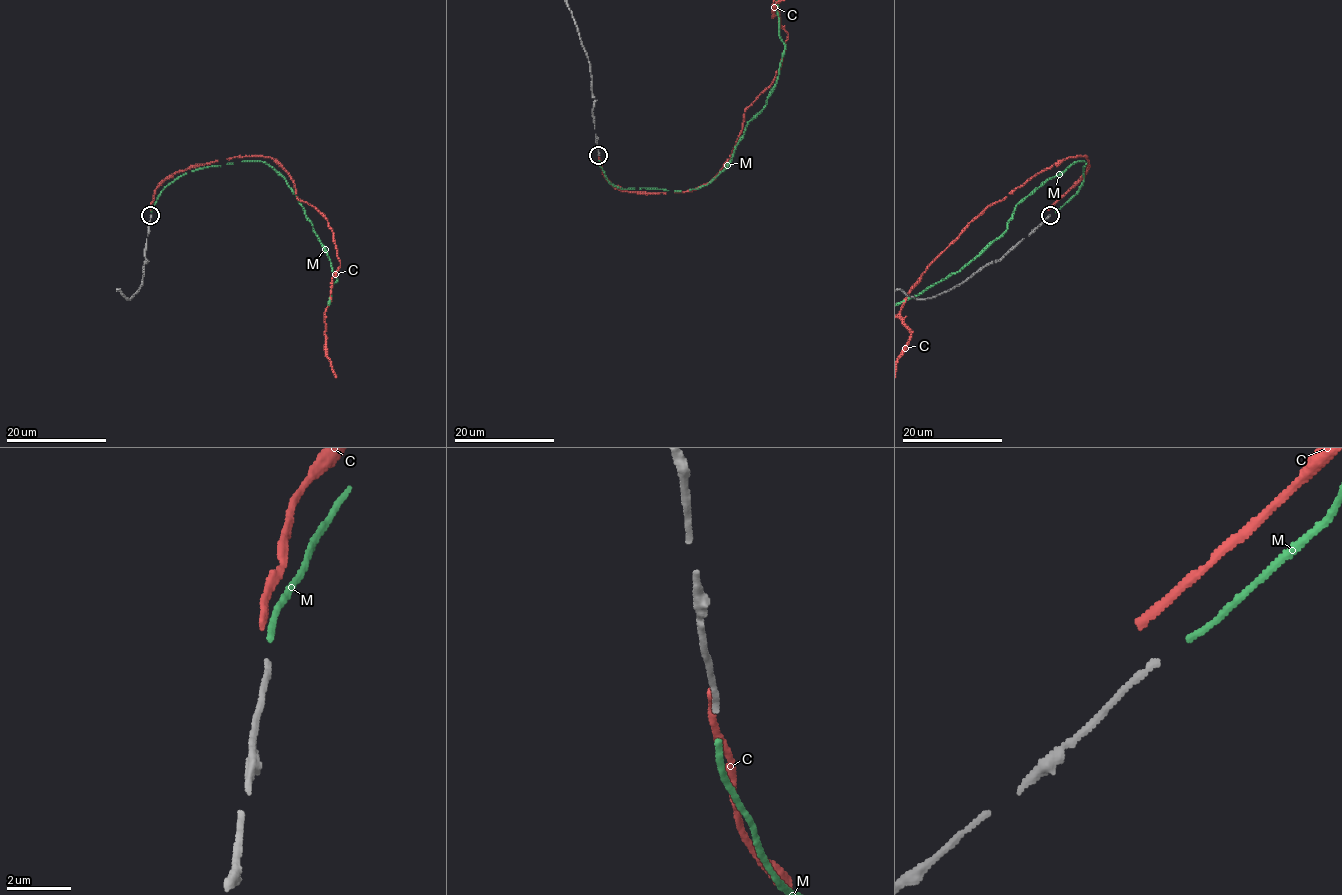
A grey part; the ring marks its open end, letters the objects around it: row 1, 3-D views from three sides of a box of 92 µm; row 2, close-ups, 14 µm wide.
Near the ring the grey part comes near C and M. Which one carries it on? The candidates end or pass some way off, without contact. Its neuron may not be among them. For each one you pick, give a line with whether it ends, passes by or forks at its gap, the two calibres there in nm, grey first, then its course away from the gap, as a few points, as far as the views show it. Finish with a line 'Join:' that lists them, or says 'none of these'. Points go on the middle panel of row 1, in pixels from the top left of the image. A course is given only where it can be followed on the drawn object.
M: it ends; calibres 170 and 190 nm
Join: M

